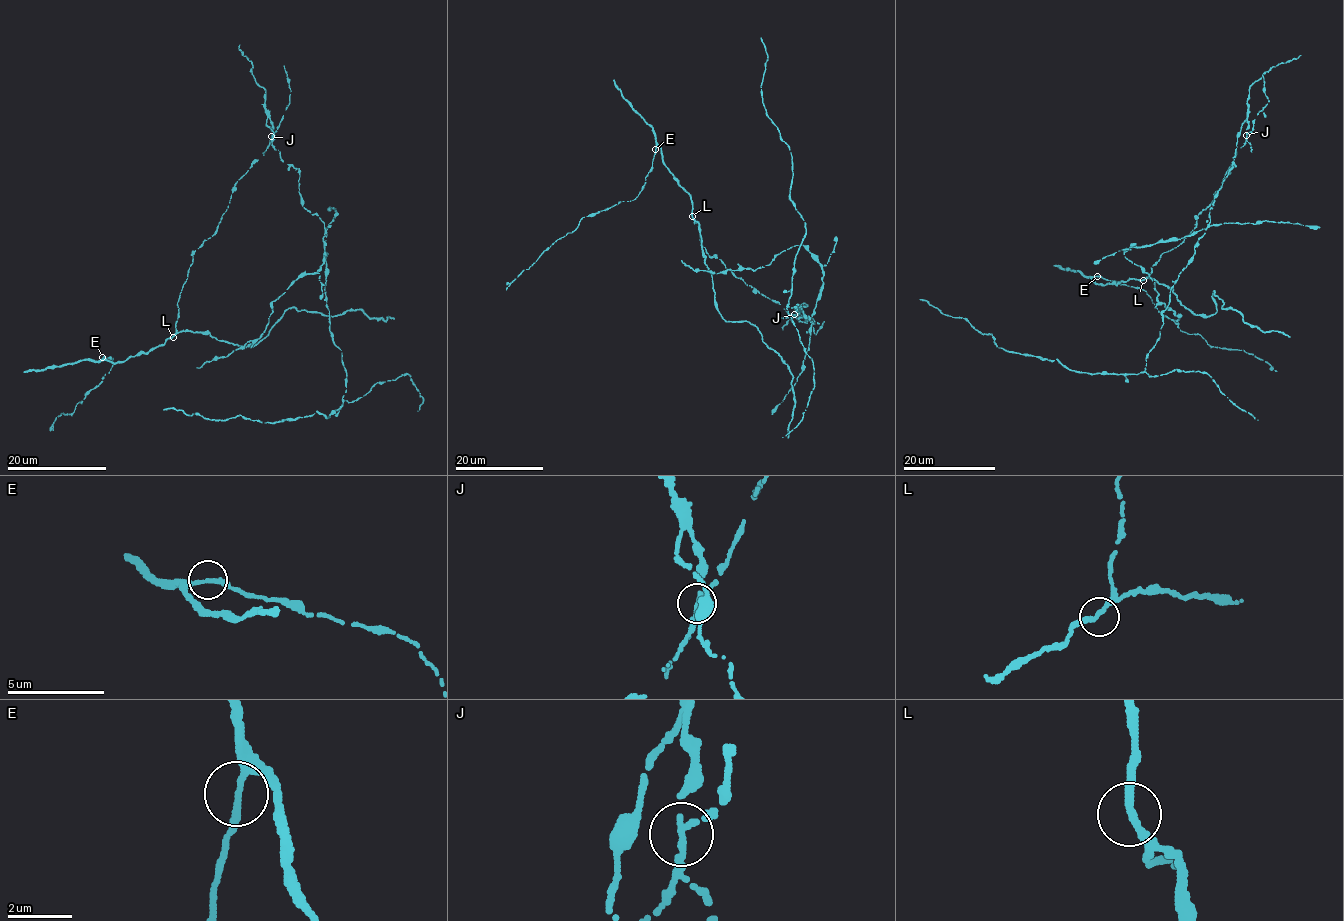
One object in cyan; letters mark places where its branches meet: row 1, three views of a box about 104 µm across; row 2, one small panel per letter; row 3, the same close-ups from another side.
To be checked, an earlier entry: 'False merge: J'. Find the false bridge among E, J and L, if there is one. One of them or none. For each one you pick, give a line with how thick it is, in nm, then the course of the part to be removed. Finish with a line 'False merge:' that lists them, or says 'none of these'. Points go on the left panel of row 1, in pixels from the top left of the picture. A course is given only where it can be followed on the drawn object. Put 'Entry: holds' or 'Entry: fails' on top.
Entry: holds
J: Thickness 200 nm. Course of the part to remove: (271, 136), (268, 118), (271, 144), (298, 168), (302, 206), (325, 224), (343, 404), (273, 423), (163, 409)
False merge: J

